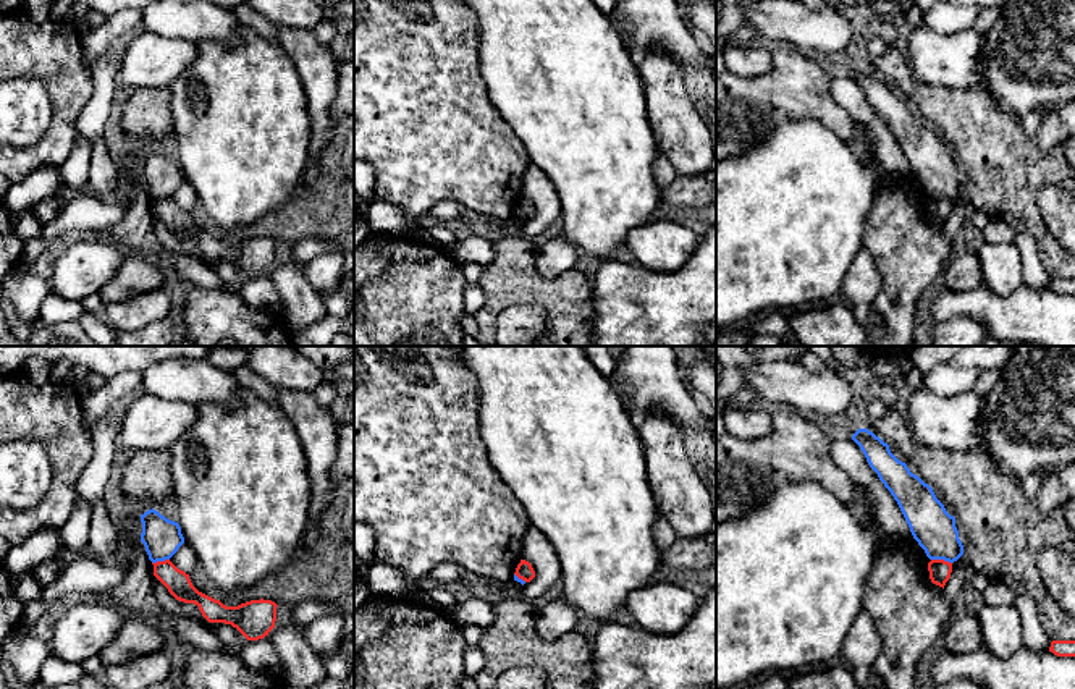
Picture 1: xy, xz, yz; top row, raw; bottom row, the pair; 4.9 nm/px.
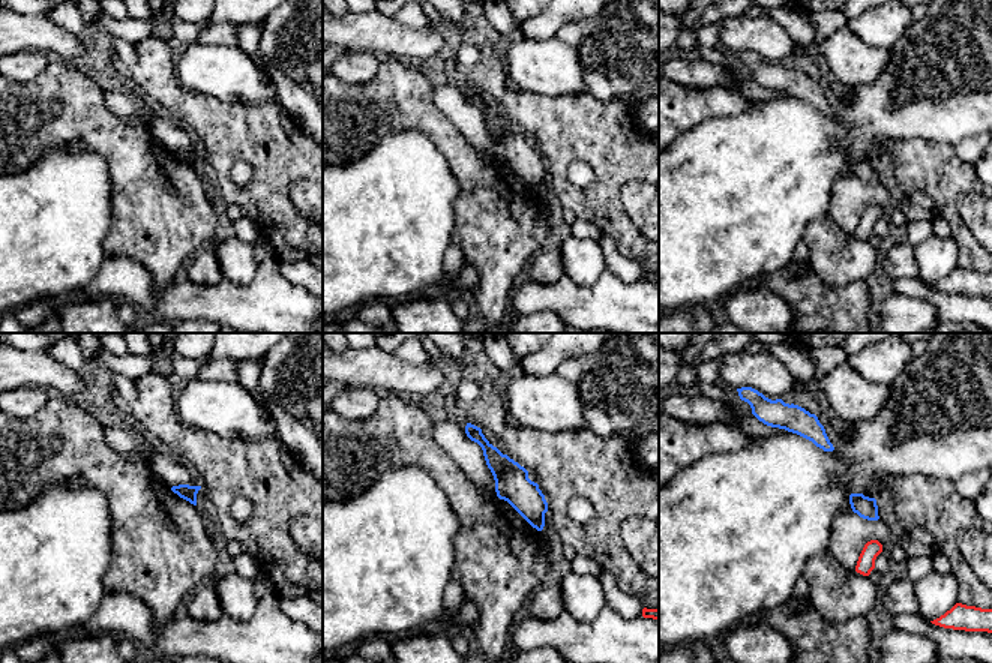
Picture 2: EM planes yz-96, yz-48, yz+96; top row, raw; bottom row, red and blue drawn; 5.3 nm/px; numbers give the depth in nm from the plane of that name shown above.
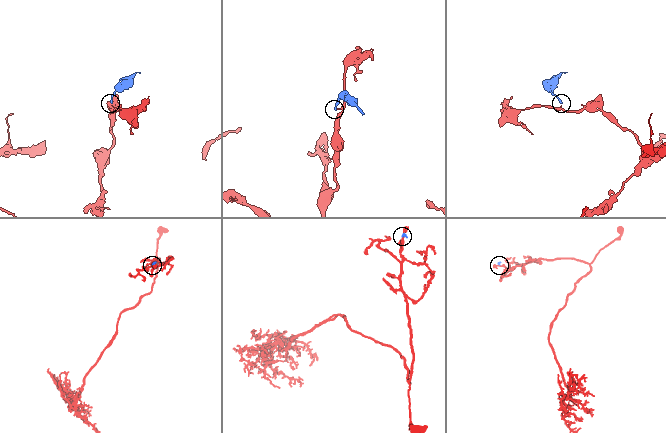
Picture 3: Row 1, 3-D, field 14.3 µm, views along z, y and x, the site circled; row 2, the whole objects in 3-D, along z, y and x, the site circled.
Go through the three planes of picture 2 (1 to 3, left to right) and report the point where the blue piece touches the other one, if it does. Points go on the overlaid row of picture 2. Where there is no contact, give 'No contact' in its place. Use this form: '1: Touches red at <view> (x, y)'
1: No contact
2: No contact
3: No contact

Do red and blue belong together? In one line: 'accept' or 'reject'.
reject

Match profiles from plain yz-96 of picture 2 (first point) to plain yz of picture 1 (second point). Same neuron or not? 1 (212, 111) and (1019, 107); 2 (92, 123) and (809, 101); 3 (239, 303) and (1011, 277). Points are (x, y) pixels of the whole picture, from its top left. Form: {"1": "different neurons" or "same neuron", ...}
{"1": "different neurons", "2": "same neuron", "3": "different neurons"}

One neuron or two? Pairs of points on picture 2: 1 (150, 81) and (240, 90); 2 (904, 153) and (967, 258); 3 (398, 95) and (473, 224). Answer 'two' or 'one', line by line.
1: two
2: one
3: one

